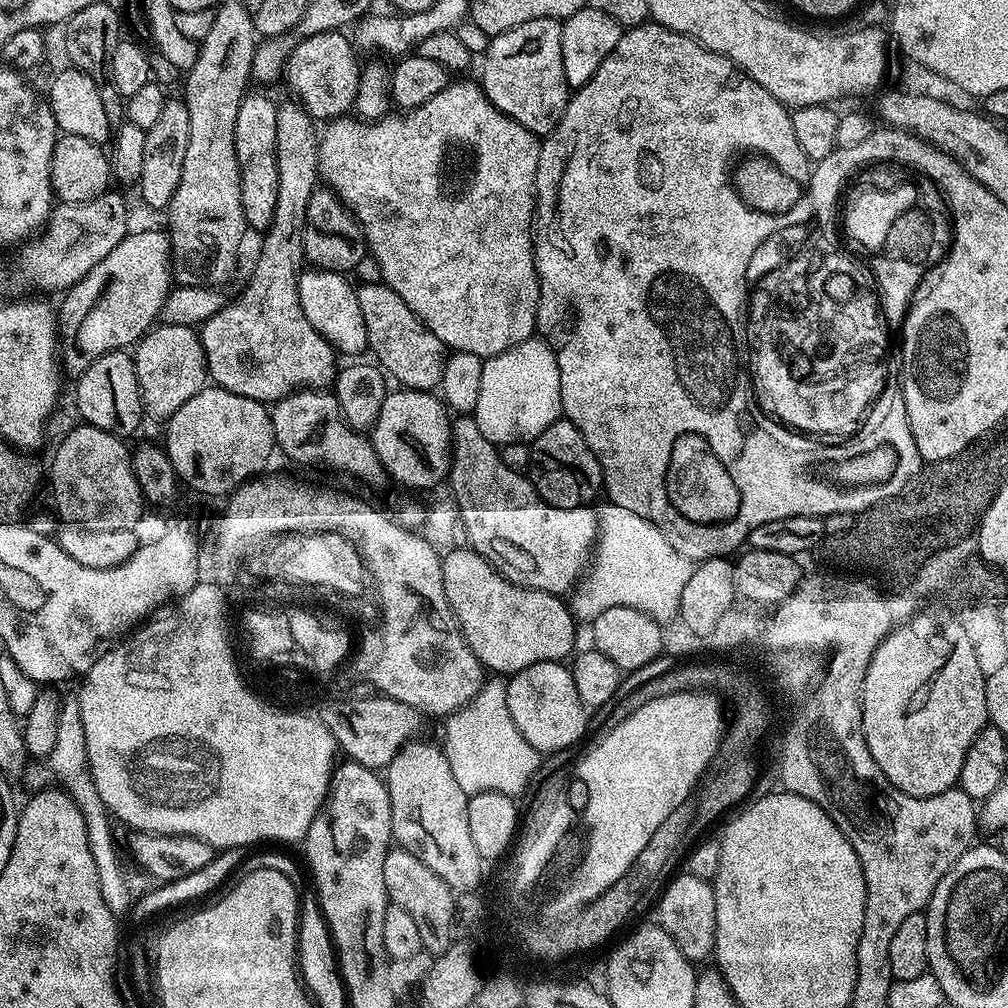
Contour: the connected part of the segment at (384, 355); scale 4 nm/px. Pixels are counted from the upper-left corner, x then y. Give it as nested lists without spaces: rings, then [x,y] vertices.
[[[362,284],[356,288],[356,293],[362,319],[366,321],[368,347],[371,355],[376,355],[375,363],[393,381],[396,379],[400,383],[397,385],[405,389],[439,389],[446,359],[444,343],[413,314],[410,306],[406,306],[406,302],[402,302],[402,298],[398,298],[398,294],[394,294],[394,290],[390,290],[387,284]]]

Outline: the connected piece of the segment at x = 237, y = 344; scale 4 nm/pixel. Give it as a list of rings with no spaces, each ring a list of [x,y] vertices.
[[[293,102],[293,104],[280,104],[276,109],[277,112],[277,140],[276,140],[276,162],[278,172],[278,200],[274,209],[273,222],[268,230],[263,233],[264,245],[260,248],[260,257],[256,260],[256,265],[252,268],[252,277],[248,280],[248,285],[240,292],[237,300],[229,299],[224,307],[218,310],[218,314],[214,314],[207,320],[205,324],[199,325],[200,341],[204,347],[206,354],[206,362],[208,363],[208,375],[211,383],[217,388],[225,388],[234,394],[242,394],[246,398],[254,398],[261,402],[275,402],[283,400],[285,396],[290,396],[294,392],[301,390],[328,390],[335,385],[336,374],[338,371],[337,353],[331,344],[324,340],[318,330],[314,330],[314,326],[310,326],[310,322],[306,322],[306,318],[302,314],[302,302],[300,301],[300,273],[305,267],[304,259],[304,227],[308,225],[306,218],[306,206],[310,206],[310,198],[314,189],[318,184],[318,128],[314,123],[312,116],[304,109],[303,104]]]

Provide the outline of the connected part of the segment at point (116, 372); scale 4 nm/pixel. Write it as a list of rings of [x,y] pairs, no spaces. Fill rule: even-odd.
[[[127,351],[107,352],[102,354],[75,381],[76,408],[80,411],[79,419],[85,424],[106,430],[121,438],[129,438],[140,428],[142,405],[140,387],[136,377],[135,359]]]

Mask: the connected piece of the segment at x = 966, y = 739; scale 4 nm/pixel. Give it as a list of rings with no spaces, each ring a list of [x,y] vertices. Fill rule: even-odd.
[[[927,626],[926,631],[919,628],[905,633],[894,632],[877,648],[864,679],[864,699],[860,713],[862,714],[862,730],[866,738],[866,746],[870,750],[870,754],[874,754],[874,762],[878,762],[882,774],[886,774],[886,778],[890,778],[890,782],[898,790],[911,796],[933,796],[957,787],[962,774],[962,762],[966,762],[966,750],[970,750],[970,742],[974,742],[977,734],[989,723],[986,710],[986,686],[984,685],[986,673],[978,668],[977,659],[974,658],[974,652],[967,638],[962,634],[956,634],[956,637],[951,640],[947,634],[945,627],[935,629],[934,626]]]

